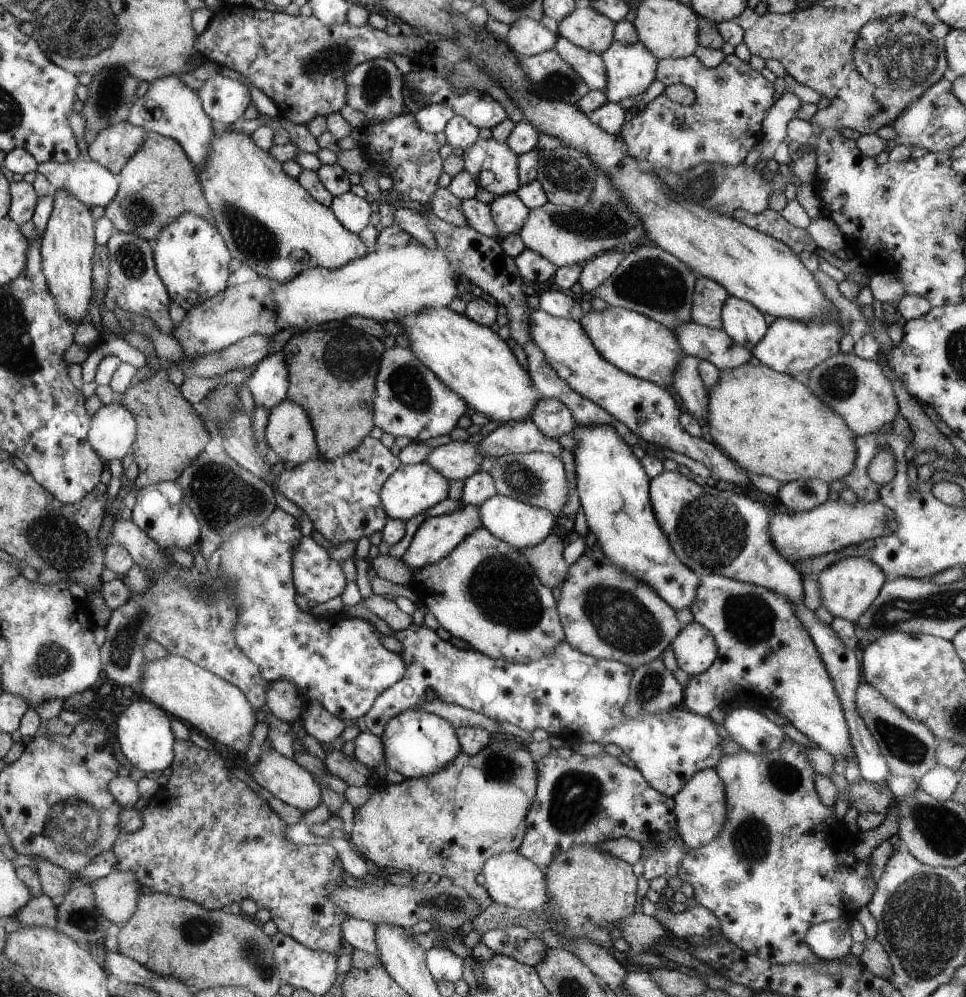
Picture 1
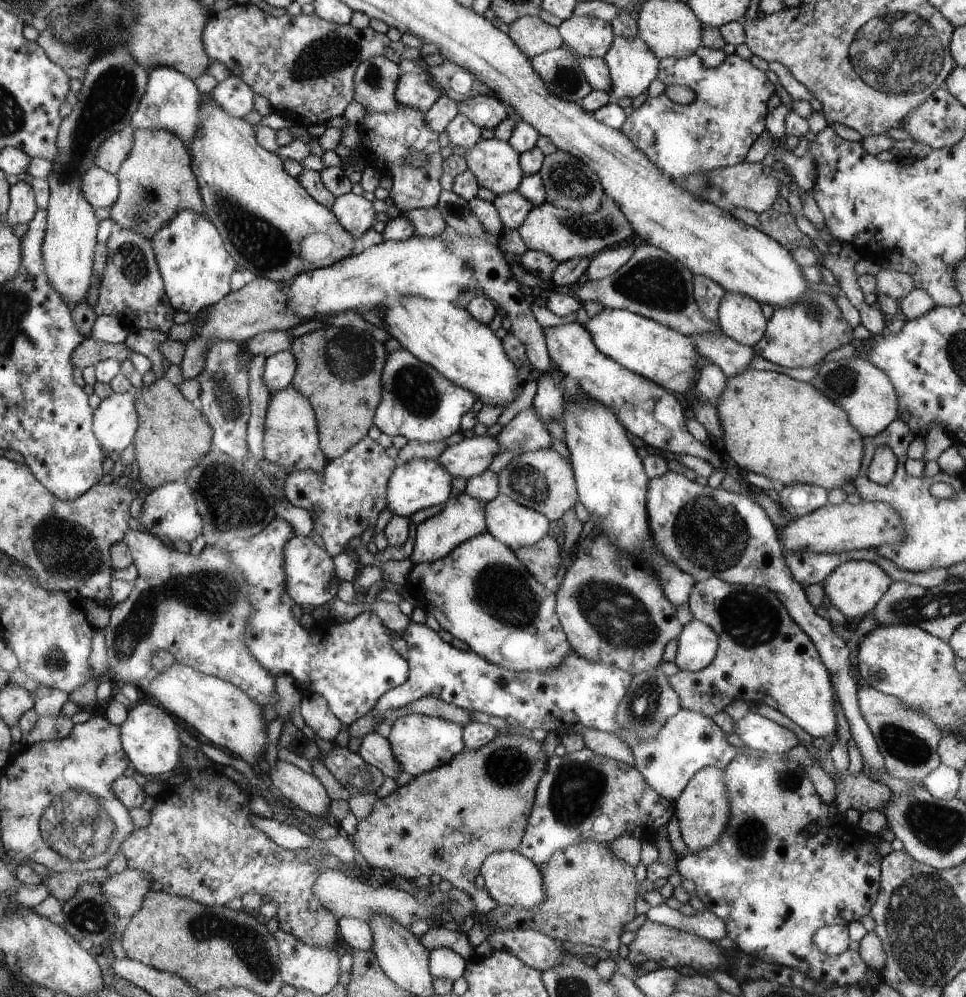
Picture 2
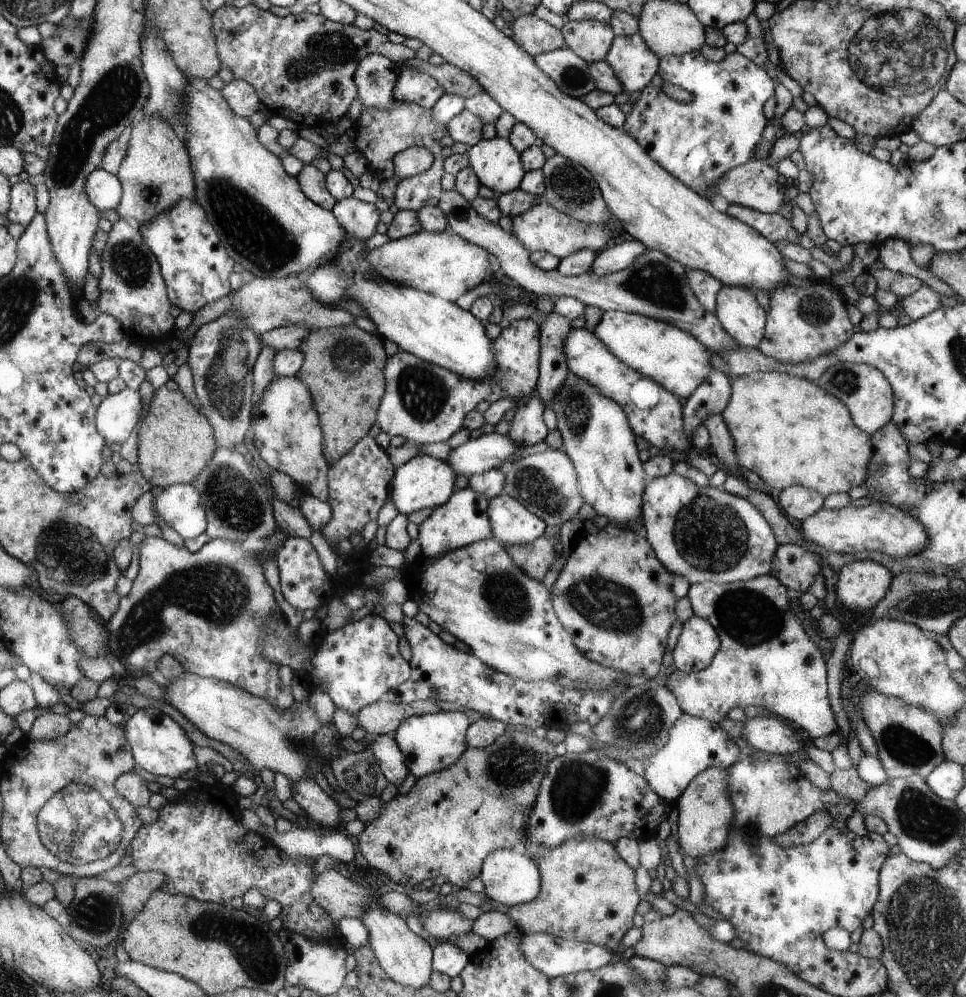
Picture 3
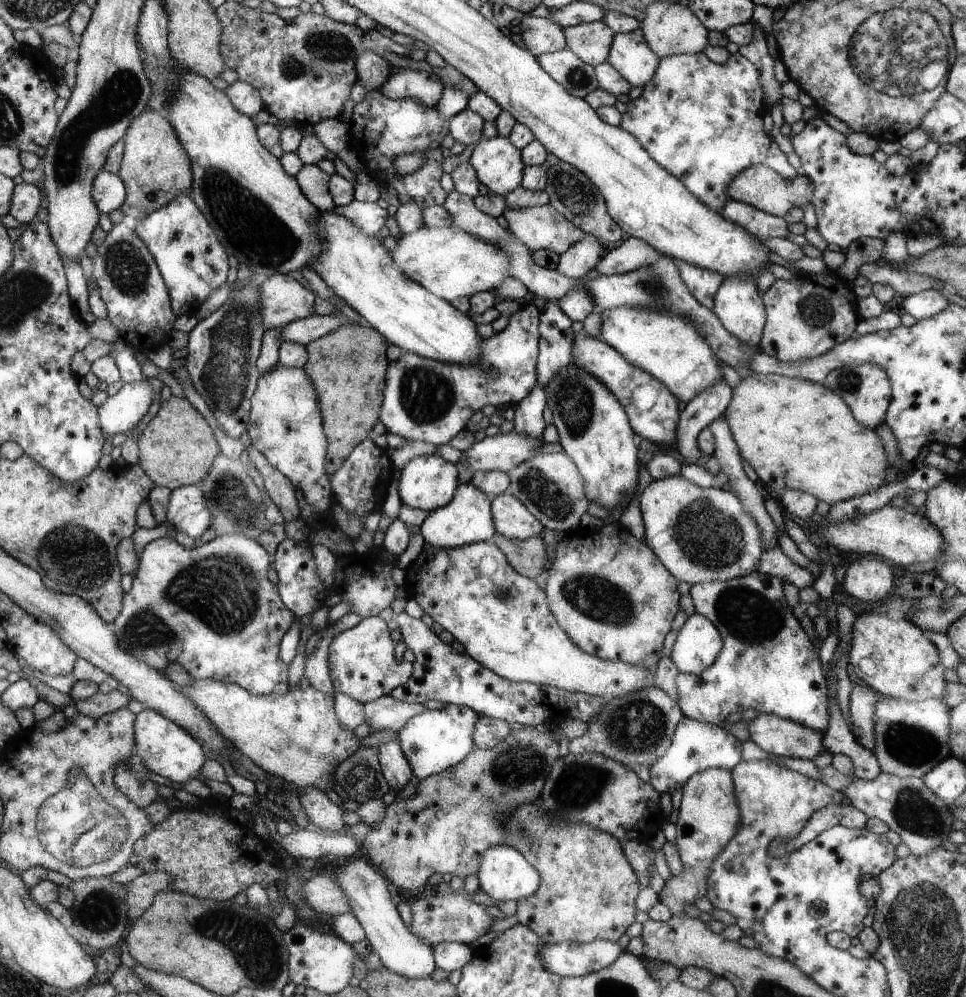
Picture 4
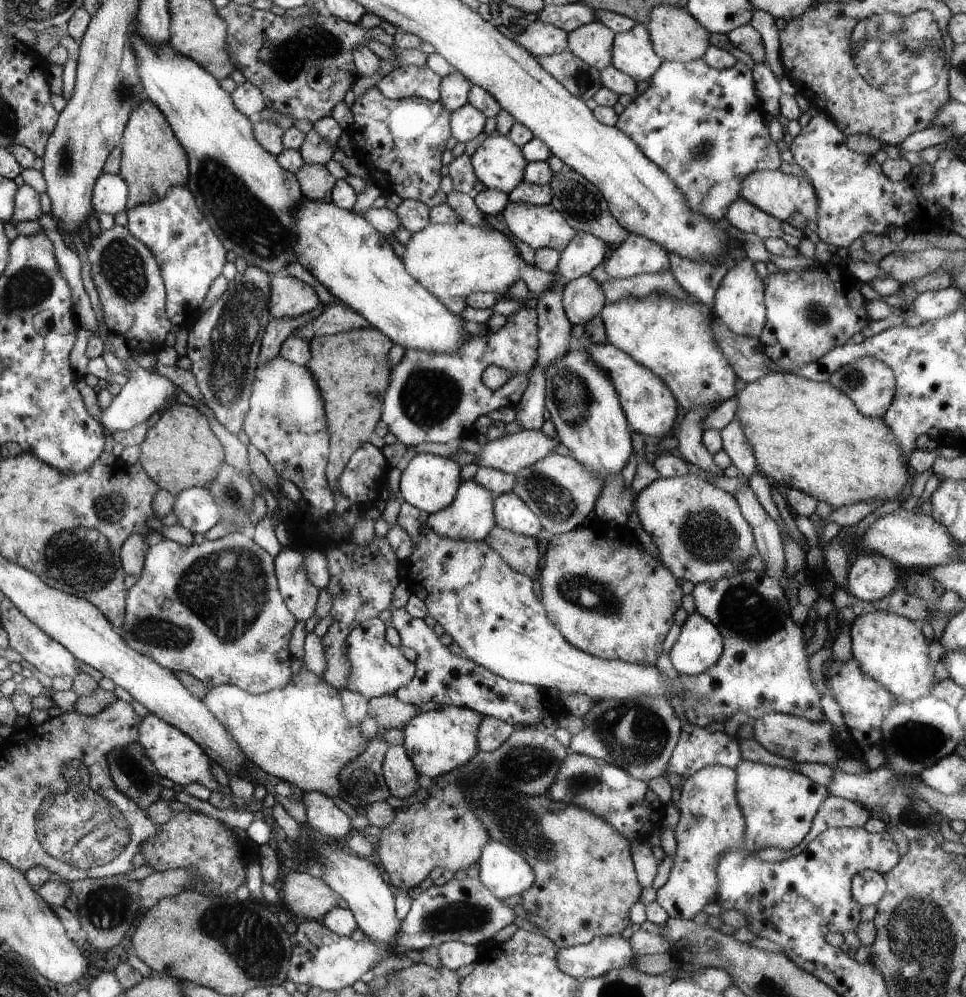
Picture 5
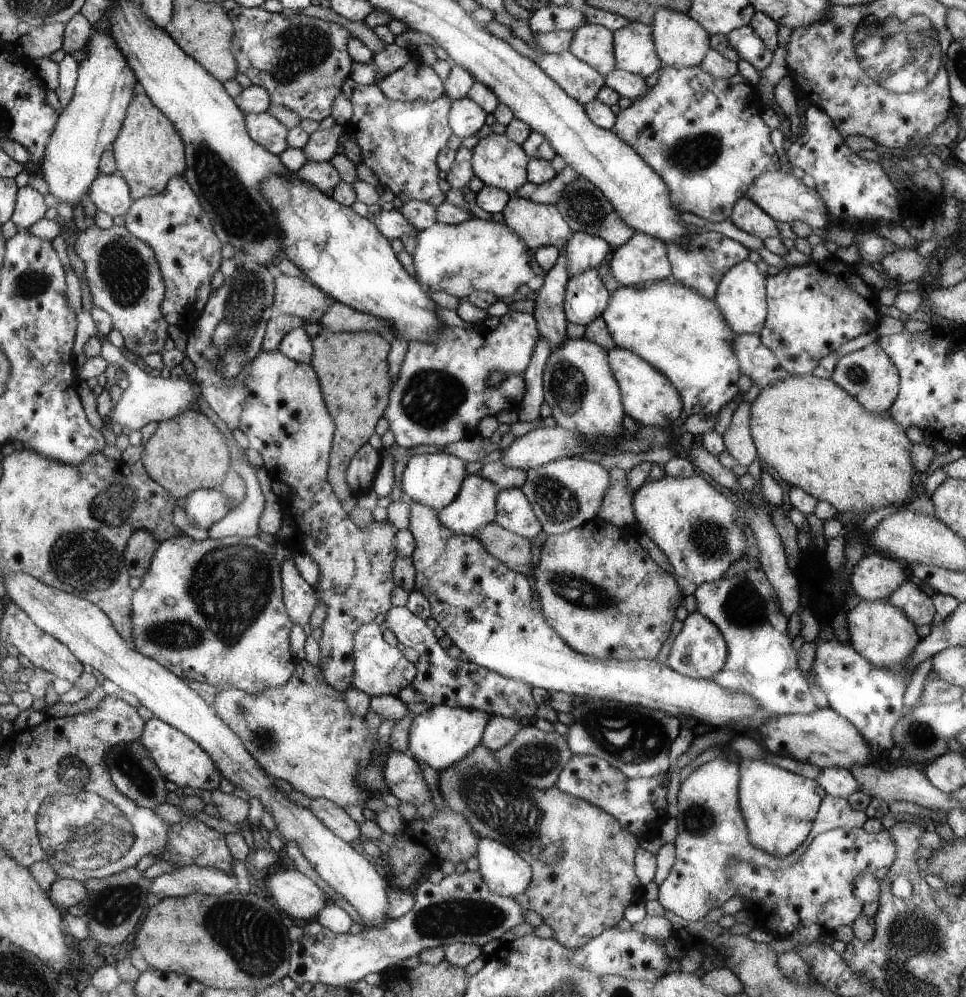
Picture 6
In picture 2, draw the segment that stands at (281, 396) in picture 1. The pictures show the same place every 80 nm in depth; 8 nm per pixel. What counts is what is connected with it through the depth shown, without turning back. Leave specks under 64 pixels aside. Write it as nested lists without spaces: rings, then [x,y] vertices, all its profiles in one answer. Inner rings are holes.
[[[280,351],[267,357],[264,365],[263,381],[271,394],[284,390],[293,381],[297,360],[292,351]]]

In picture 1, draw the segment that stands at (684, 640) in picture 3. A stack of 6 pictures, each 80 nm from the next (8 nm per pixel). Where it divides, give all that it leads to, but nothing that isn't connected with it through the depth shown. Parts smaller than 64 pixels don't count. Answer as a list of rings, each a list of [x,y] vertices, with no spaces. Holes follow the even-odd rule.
[[[693,621],[671,642],[676,662],[689,676],[703,673],[717,659],[717,644],[712,633]]]

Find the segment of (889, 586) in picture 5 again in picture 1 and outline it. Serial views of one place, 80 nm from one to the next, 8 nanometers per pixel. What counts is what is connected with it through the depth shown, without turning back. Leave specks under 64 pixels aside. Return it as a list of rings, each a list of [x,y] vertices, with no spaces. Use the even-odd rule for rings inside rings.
[[[849,556],[830,565],[815,578],[820,585],[822,604],[834,617],[856,624],[857,620],[871,607],[880,594],[882,585],[888,581],[885,572],[866,557]]]

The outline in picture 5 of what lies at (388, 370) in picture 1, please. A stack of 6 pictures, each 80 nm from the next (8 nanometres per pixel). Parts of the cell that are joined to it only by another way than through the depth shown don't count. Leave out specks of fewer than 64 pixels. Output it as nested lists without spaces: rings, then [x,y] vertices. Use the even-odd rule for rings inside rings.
[[[520,308],[507,318],[498,332],[472,335],[454,354],[408,349],[400,363],[394,366],[386,392],[382,421],[388,431],[408,447],[423,443],[453,443],[466,434],[472,434],[476,418],[495,410],[515,408],[529,388],[531,371],[539,359],[540,326],[537,316],[536,309]],[[495,364],[511,372],[512,376],[498,390],[490,390],[482,382],[482,373]]]

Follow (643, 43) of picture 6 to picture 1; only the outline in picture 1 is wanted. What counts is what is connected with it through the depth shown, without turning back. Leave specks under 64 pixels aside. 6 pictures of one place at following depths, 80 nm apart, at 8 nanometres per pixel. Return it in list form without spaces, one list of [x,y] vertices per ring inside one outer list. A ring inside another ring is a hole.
[[[614,40],[600,56],[606,67],[607,87],[604,92],[611,103],[646,92],[657,79],[659,59],[640,41],[624,44]]]

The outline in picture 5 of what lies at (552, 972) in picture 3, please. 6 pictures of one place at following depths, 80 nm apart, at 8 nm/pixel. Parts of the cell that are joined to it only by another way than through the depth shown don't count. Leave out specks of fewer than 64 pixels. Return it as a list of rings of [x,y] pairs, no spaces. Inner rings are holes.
[[[618,934],[616,936],[597,937],[587,944],[560,948],[556,962],[558,962],[558,968],[561,972],[578,980],[586,977],[600,977],[612,968],[624,968],[626,964],[635,964],[636,957],[632,942]]]

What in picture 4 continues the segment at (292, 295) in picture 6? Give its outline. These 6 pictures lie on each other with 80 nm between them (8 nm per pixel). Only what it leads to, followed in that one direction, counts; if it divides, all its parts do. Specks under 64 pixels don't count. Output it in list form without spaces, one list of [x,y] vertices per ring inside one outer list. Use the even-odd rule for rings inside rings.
[[[278,274],[260,286],[260,316],[266,330],[314,316],[315,296],[295,274]]]

